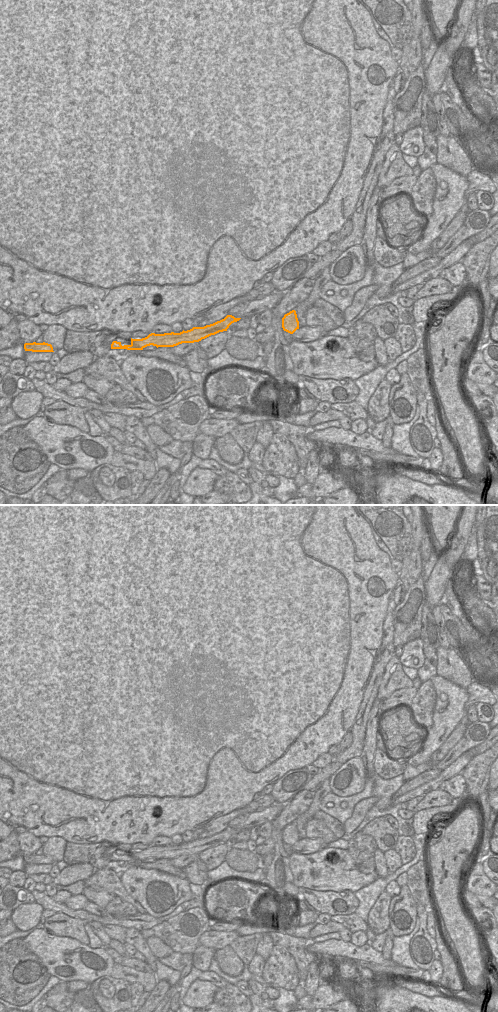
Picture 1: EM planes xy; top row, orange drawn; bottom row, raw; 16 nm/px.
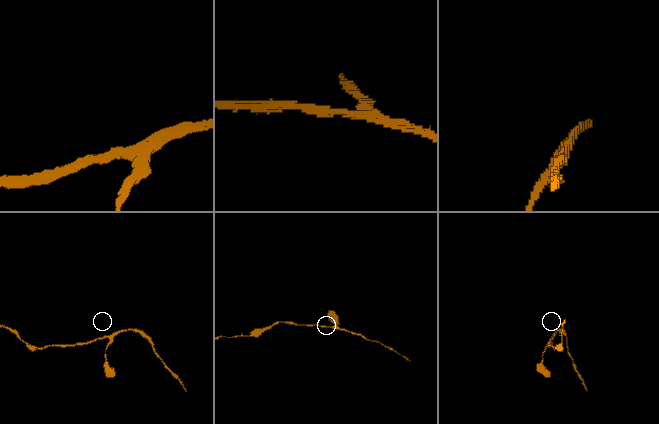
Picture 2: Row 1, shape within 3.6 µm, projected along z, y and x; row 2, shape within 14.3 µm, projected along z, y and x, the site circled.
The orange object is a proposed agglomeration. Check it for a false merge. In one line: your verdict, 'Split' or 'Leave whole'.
Leave whole.

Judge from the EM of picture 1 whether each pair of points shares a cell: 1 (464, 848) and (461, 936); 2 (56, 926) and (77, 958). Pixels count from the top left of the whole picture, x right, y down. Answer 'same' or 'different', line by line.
1: same
2: different

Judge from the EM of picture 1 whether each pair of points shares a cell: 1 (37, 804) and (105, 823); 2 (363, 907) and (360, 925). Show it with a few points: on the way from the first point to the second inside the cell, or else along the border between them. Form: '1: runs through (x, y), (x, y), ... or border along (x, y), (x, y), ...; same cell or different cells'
1: runs through (54, 804), (86, 804), (88, 806); same cell
2: border along (354, 912), (366, 923); different cells

